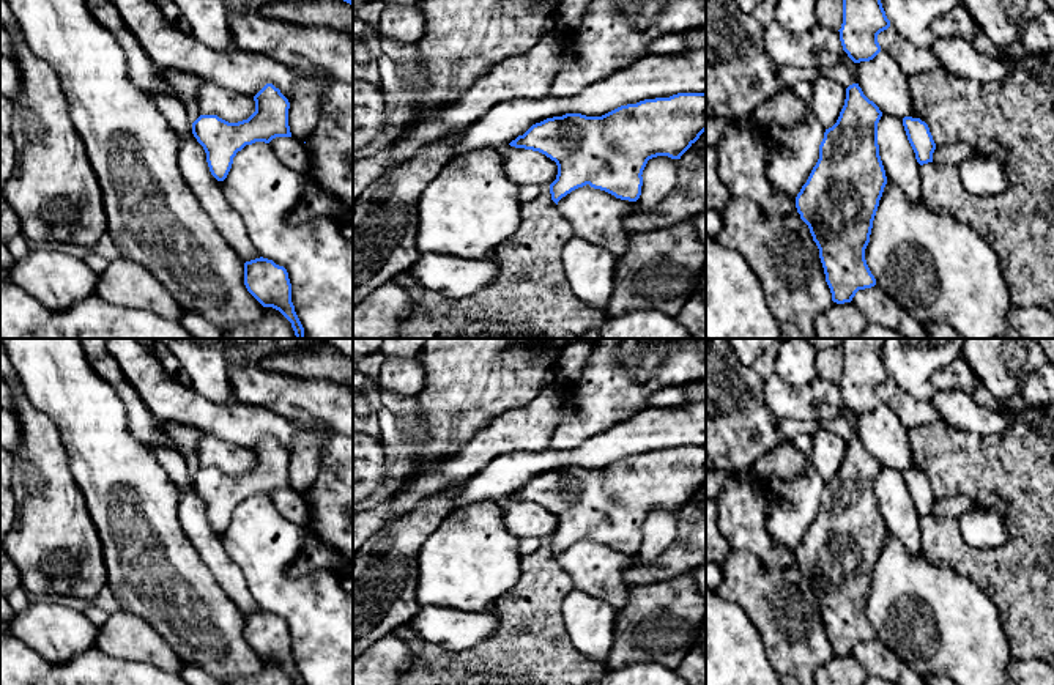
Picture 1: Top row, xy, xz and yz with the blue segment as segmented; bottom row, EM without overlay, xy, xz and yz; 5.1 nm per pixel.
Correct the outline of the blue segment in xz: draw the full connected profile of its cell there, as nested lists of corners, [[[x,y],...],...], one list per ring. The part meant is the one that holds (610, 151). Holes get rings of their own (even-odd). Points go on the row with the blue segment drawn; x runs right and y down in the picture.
[[[677,93],[621,106],[602,117],[566,113],[533,124],[509,145],[545,154],[558,165],[551,200],[589,184],[636,202],[649,159],[681,156],[706,131],[706,93]]]

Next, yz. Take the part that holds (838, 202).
[[[859,83],[849,85],[840,117],[826,129],[819,159],[796,197],[837,304],[876,285],[865,249],[887,184],[878,145],[881,117]]]

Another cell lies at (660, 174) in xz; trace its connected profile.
[[[657,156],[648,161],[643,170],[641,195],[636,200],[638,209],[654,209],[676,186],[679,159]]]

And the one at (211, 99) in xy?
[[[203,80],[197,94],[197,109],[200,115],[217,115],[228,123],[238,123],[255,112],[255,101],[251,96]]]

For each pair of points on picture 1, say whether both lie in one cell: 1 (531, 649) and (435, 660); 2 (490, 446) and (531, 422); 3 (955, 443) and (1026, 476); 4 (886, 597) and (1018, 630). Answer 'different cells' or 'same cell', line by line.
1: same cell
2: same cell
3: same cell
4: different cells

